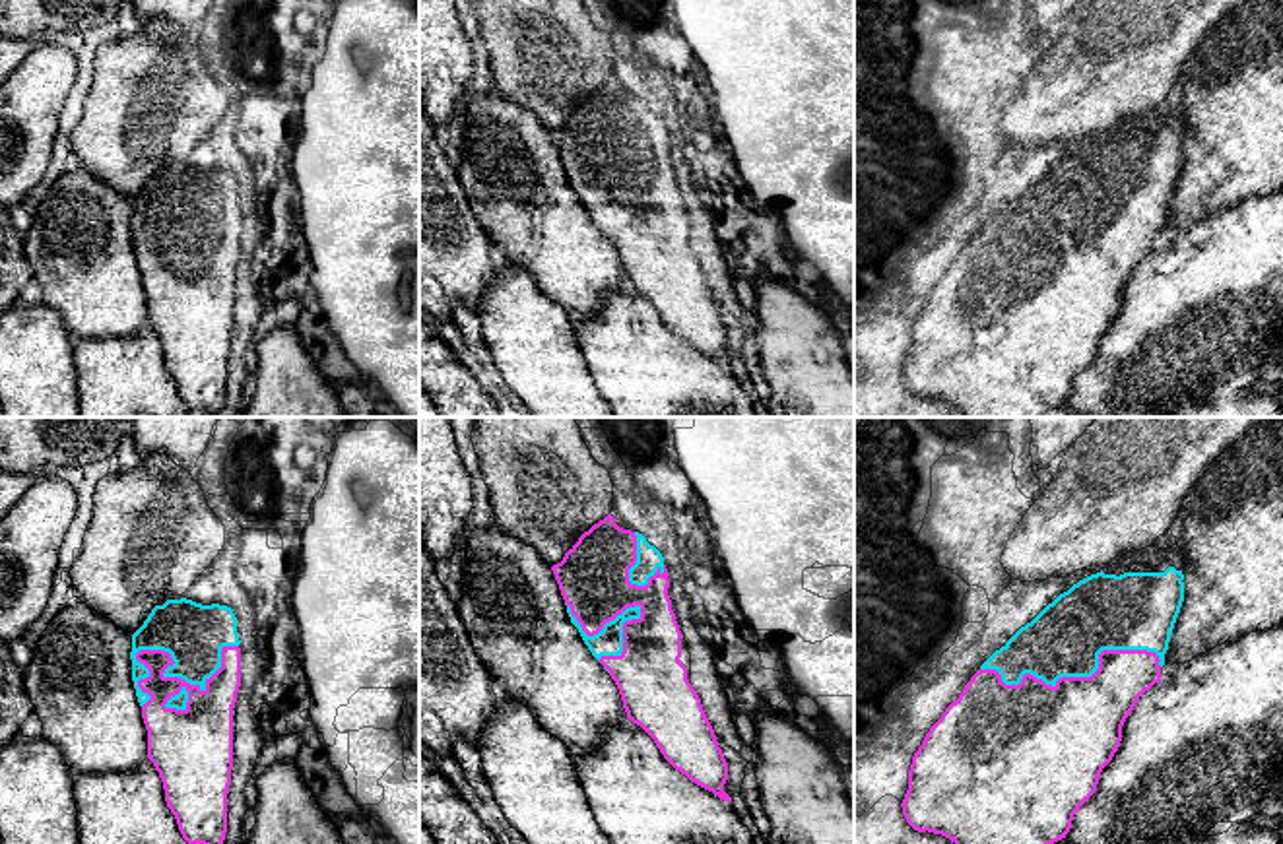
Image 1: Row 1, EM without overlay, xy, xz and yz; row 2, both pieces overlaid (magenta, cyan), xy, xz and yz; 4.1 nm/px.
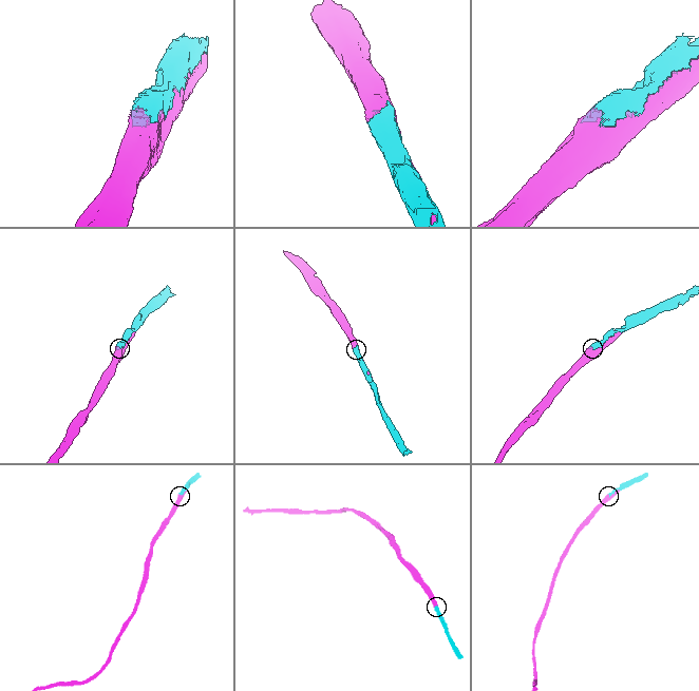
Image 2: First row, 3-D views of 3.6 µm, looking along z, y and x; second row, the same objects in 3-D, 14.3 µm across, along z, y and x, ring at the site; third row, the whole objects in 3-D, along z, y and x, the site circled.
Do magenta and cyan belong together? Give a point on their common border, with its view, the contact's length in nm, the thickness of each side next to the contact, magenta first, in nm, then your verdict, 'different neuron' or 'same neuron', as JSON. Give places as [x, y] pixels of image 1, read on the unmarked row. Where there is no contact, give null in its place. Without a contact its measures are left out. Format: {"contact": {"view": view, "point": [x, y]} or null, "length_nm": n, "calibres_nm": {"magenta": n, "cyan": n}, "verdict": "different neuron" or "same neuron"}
{"contact": {"view": "xy", "point": [167, 231]}, "length_nm": 460, "calibres_nm": {"magenta": 180, "cyan": 260}, "verdict": "same neuron"}

